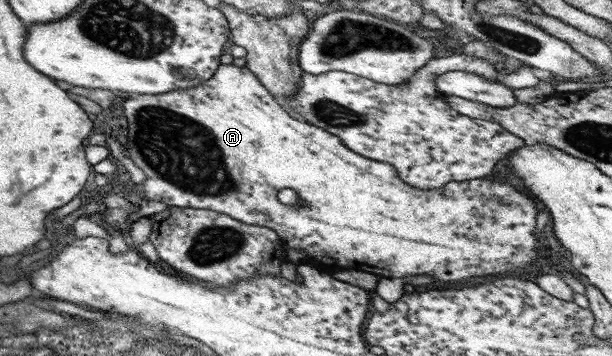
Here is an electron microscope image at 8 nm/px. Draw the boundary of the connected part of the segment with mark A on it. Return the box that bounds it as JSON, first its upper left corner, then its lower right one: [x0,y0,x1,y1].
[122,64,540,281]

